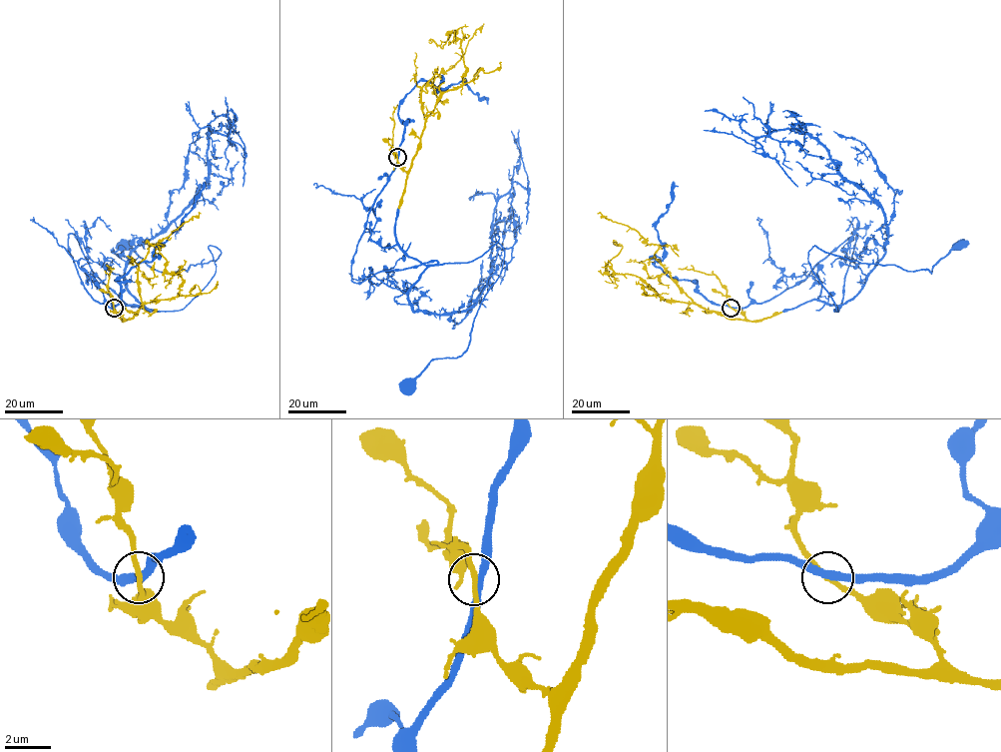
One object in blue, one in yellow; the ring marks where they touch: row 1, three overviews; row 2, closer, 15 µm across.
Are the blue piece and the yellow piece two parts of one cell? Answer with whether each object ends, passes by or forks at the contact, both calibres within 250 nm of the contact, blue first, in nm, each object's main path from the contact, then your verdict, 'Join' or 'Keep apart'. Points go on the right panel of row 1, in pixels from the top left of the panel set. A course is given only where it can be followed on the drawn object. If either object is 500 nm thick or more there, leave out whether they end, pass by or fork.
At the ring blue passes by. At the ring yellow passes by. Thickness 320 nm (blue) against 200 nm. Course of blue: (731, 308), (797, 285), (855, 233), (836, 311), (807, 260), (813, 246), (931, 273), (957, 244). Course of yellow: (731, 308), (744, 319), (668, 302), (635, 276), (609, 275), (606, 265), (622, 246), (616, 243). Join

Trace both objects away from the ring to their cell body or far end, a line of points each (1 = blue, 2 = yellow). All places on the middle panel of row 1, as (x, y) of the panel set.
1: (397, 157), (357, 245), (353, 282), (473, 261), (495, 234), (504, 251), (468, 349), (433, 359), (405, 383)
2: (397, 157), (408, 170), (436, 102), (463, 85), (466, 67), (460, 40), (449, 32), (441, 48), (428, 42)

